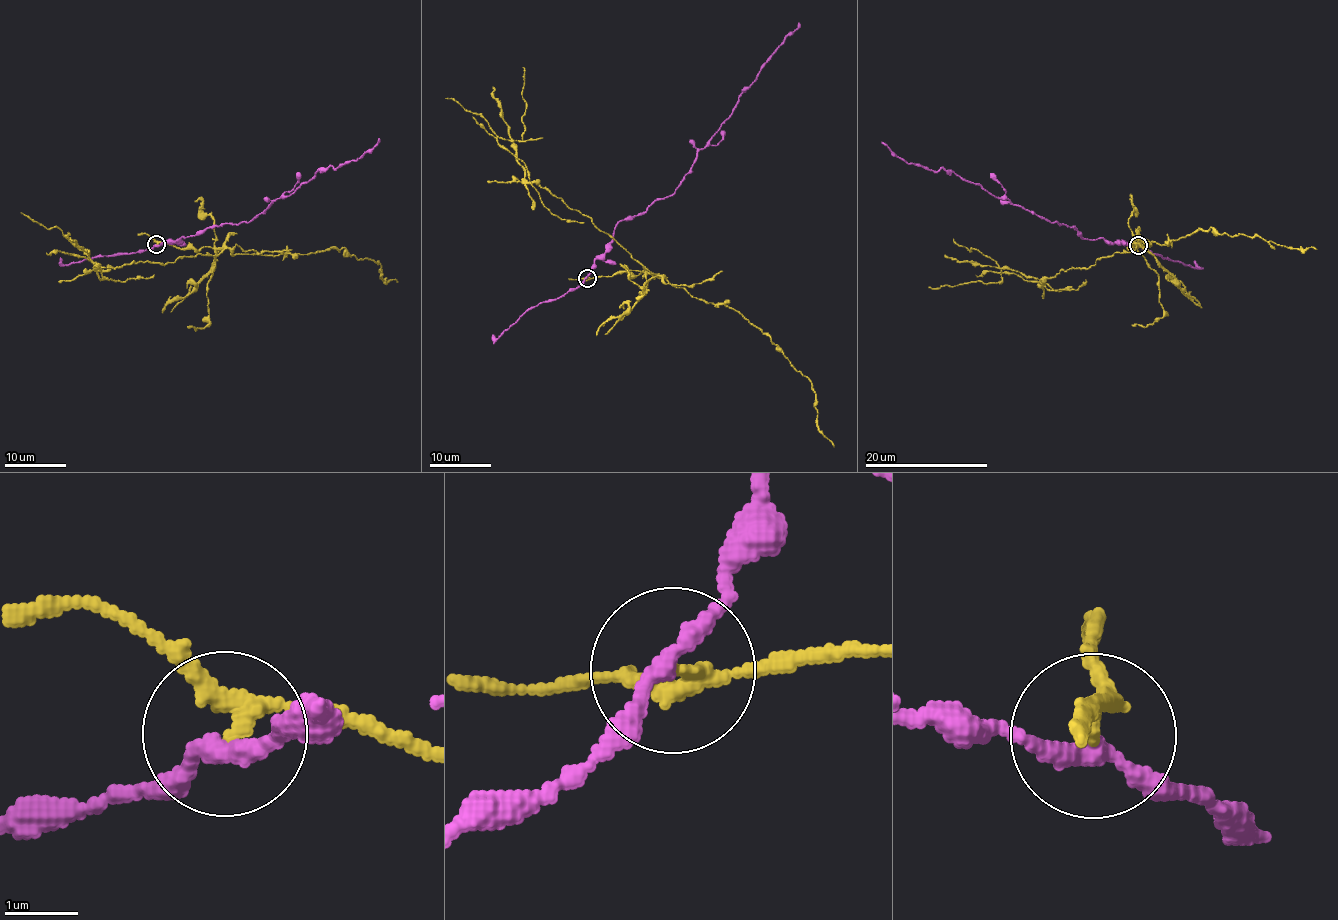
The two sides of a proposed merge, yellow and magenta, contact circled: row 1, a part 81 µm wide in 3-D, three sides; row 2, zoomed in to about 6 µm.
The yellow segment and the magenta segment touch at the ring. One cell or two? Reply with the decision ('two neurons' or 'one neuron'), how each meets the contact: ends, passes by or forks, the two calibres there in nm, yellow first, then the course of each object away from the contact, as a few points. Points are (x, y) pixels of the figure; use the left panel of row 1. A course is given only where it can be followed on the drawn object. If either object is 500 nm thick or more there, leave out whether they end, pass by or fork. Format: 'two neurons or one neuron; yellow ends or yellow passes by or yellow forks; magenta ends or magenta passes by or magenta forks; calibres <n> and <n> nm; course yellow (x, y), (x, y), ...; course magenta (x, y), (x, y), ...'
two neurons; yellow passes by; magenta passes by; calibres 200 and 240 nm; course yellow (156, 244), (210, 246), (218, 254), (101, 270), (59, 228), (47, 229), (21, 212); course magenta (155, 244), (248, 222), (320, 169), (337, 167), (367, 153), (379, 138)

